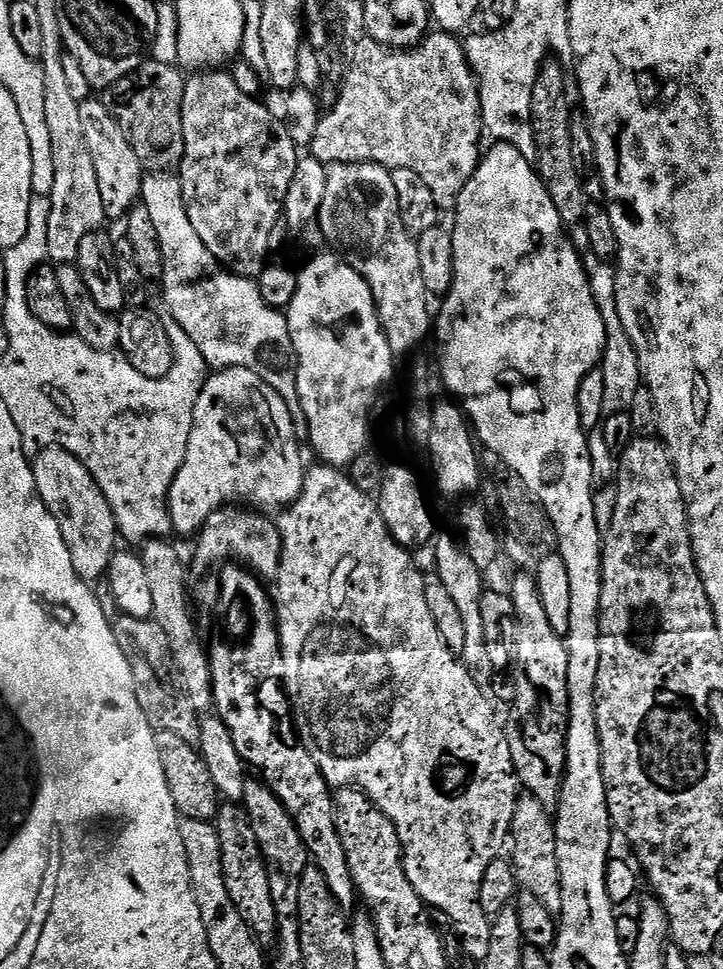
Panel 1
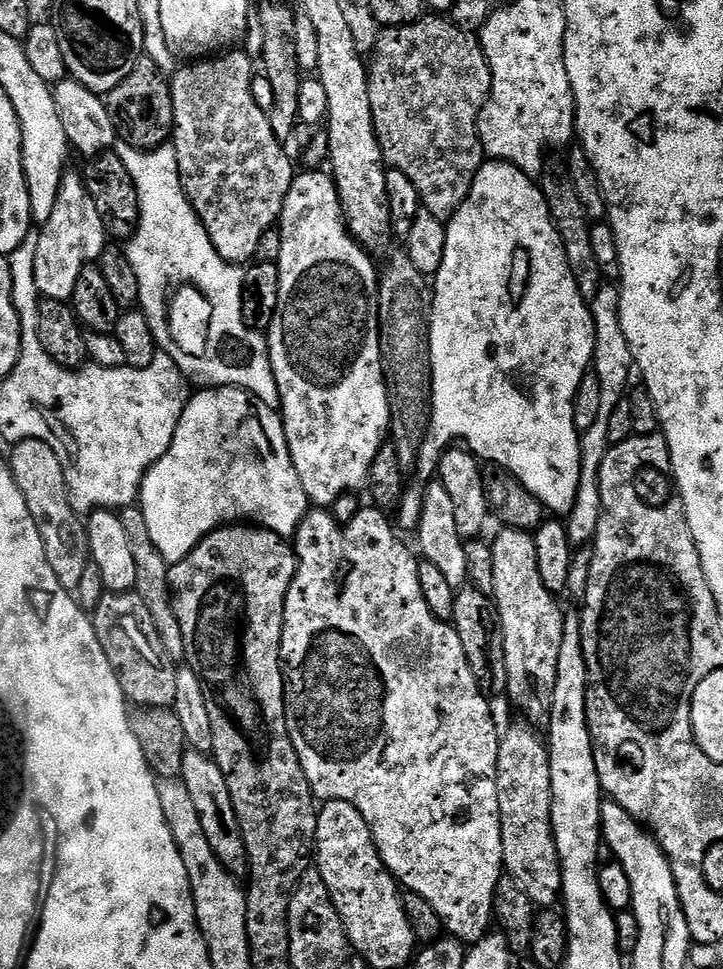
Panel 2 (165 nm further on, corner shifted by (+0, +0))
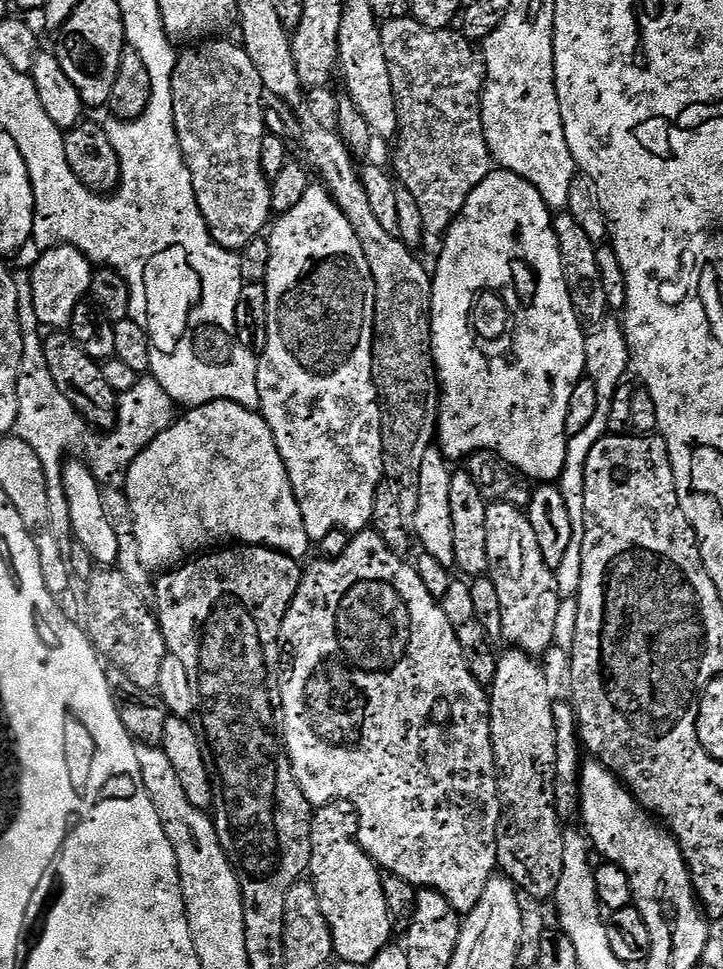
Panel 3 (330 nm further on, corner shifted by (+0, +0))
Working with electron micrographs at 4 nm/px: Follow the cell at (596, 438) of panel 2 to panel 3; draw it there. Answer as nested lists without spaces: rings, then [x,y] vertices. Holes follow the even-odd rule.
[[[609,318],[603,324],[593,327],[585,335],[586,342],[586,376],[594,382],[594,390],[598,390],[598,410],[594,410],[594,418],[579,434],[568,437],[568,453],[566,466],[562,470],[558,487],[562,498],[566,498],[566,510],[570,510],[570,546],[562,558],[562,566],[555,568],[556,581],[560,587],[560,595],[564,598],[575,597],[580,590],[582,578],[582,534],[584,533],[584,511],[586,510],[586,458],[590,458],[590,450],[594,450],[594,442],[609,435],[608,419],[610,418],[610,402],[614,402],[614,394],[618,386],[625,383],[627,372],[632,364],[632,351],[628,349],[628,340],[619,319]]]

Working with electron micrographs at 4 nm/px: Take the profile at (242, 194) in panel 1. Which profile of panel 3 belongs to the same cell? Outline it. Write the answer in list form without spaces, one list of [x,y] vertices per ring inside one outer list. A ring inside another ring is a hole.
[[[208,38],[203,42],[193,43],[191,46],[185,47],[188,48],[185,52],[181,51],[177,55],[176,65],[174,66],[174,78],[172,79],[172,89],[174,90],[174,122],[176,123],[176,133],[178,134],[178,142],[184,155],[184,161],[192,175],[194,198],[198,202],[198,210],[202,210],[202,218],[206,218],[206,226],[210,230],[214,242],[218,242],[218,246],[222,246],[226,250],[239,253],[240,249],[245,248],[254,237],[261,235],[269,227],[270,221],[274,216],[271,202],[272,186],[270,177],[264,172],[262,166],[262,140],[266,133],[264,122],[266,104],[265,101],[262,102],[260,99],[266,96],[266,89],[262,78],[258,78],[258,70],[254,66],[254,62],[250,62],[250,54],[246,54],[244,47],[239,43],[231,44],[228,40],[220,39],[224,38]]]

